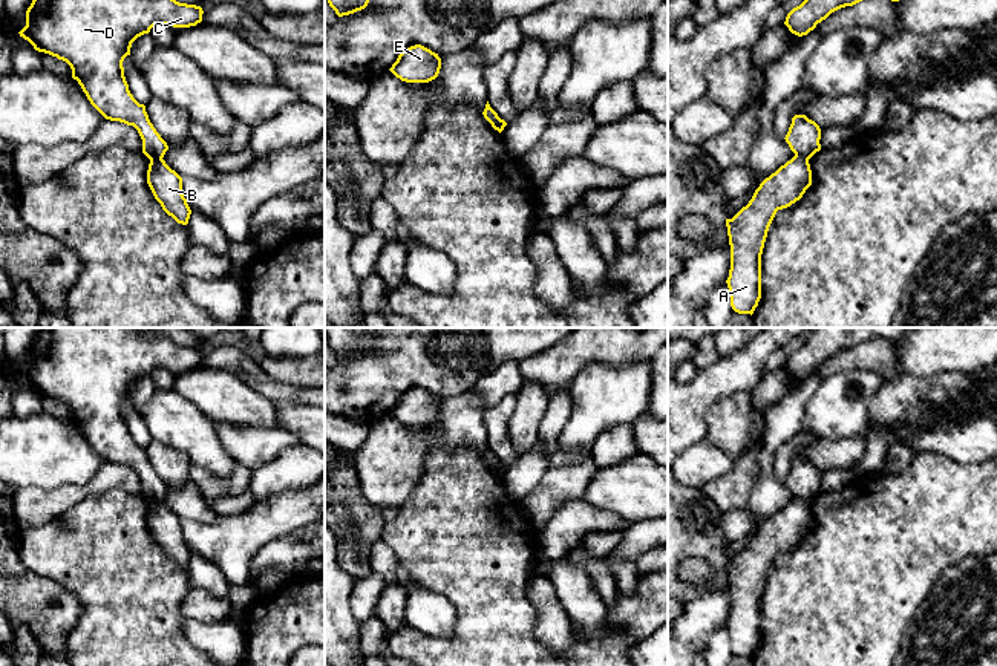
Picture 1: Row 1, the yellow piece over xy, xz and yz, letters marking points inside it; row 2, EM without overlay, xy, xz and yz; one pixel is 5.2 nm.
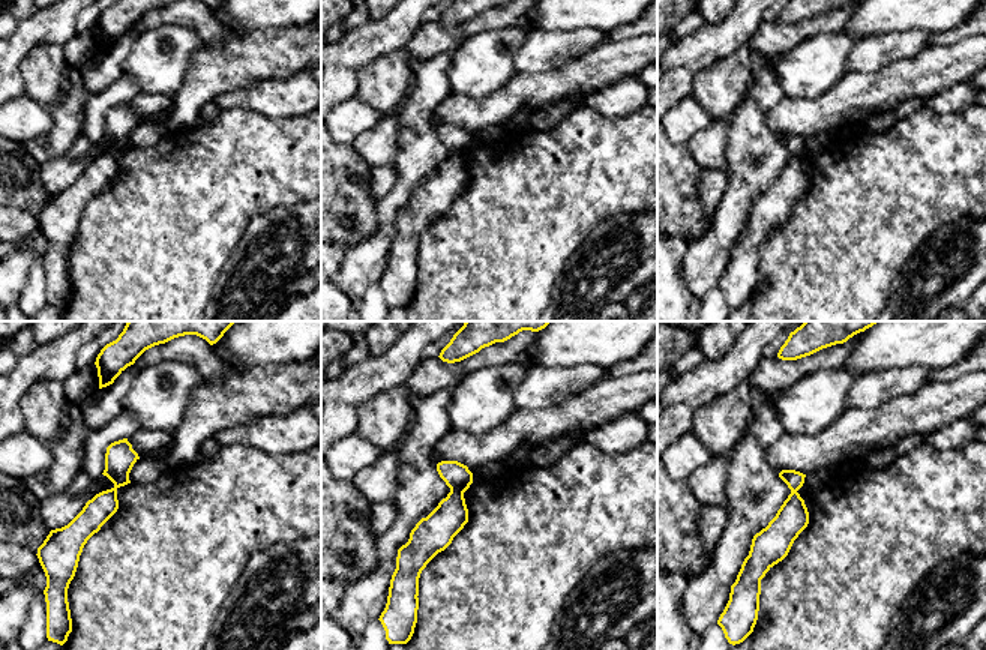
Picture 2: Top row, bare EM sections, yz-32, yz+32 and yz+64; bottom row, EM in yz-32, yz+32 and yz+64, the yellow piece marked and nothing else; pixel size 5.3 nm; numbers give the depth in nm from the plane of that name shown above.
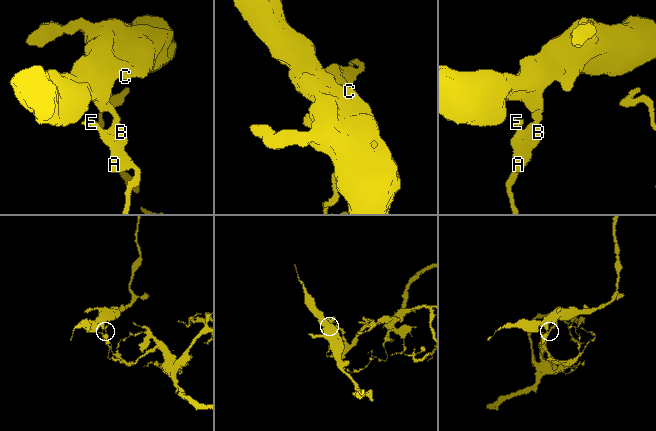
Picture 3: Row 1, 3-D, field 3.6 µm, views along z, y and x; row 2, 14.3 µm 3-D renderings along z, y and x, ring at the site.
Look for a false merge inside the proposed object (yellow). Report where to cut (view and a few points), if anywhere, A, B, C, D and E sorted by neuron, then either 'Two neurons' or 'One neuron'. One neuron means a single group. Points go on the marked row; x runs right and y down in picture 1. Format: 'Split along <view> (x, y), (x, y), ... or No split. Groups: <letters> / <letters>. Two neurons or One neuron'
Split along yz (795, 153), (807, 159). Groups: A B E / C D. Two neurons

